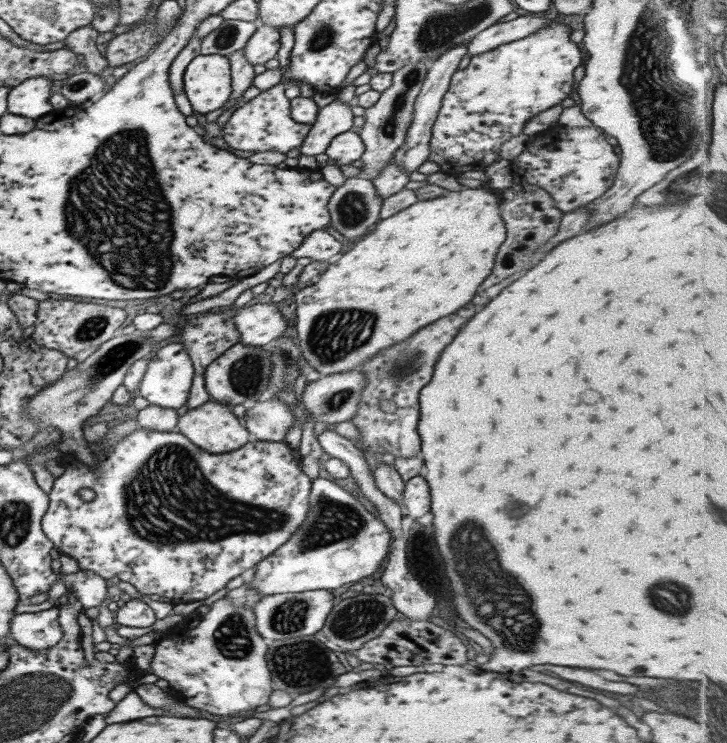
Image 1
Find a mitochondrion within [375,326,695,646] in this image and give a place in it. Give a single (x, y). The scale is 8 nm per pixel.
(676, 602)

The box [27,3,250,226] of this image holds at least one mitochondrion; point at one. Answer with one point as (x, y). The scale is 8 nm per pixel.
(228, 35)

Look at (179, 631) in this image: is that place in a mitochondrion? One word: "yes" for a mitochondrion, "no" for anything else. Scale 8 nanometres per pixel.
no

